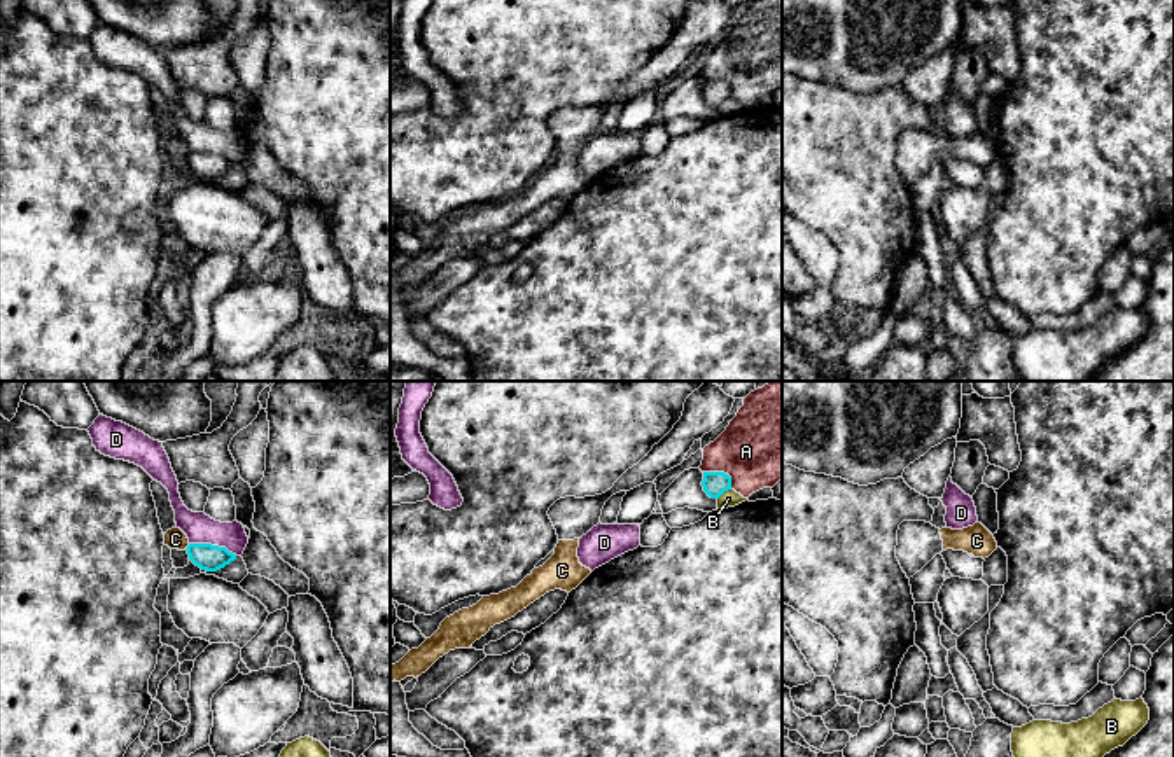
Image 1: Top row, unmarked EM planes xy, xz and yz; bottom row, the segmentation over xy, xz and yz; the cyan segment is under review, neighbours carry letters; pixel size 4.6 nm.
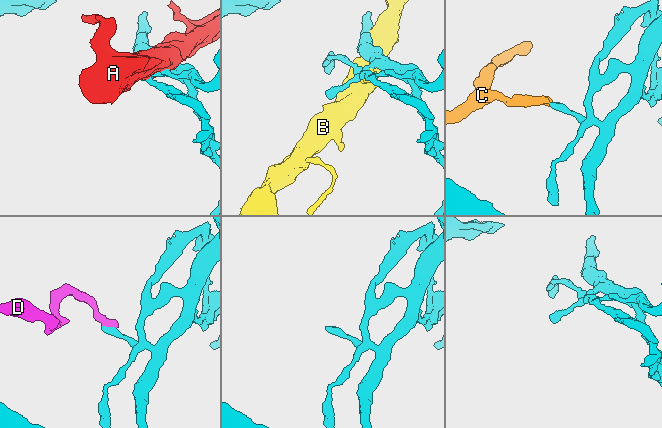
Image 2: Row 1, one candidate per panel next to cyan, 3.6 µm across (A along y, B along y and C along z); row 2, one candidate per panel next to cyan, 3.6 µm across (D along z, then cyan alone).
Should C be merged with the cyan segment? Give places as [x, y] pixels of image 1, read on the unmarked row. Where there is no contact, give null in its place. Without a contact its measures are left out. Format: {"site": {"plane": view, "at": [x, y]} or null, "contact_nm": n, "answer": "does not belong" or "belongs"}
{"site": {"plane": "xy", "at": [188, 156]}, "contact_nm": 40, "answer": "does not belong"}

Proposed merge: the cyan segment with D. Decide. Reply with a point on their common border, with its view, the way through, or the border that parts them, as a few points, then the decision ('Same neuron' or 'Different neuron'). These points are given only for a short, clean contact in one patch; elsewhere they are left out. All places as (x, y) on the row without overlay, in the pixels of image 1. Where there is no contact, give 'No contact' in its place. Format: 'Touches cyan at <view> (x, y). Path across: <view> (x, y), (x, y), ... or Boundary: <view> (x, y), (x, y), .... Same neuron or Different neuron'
Touches cyan at xy (214, 154). Boundary: xy (189, 151), (224, 154), (237, 163). Different neuron

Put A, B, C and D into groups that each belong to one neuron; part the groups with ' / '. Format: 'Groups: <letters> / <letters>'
Groups: A / B / C / D

